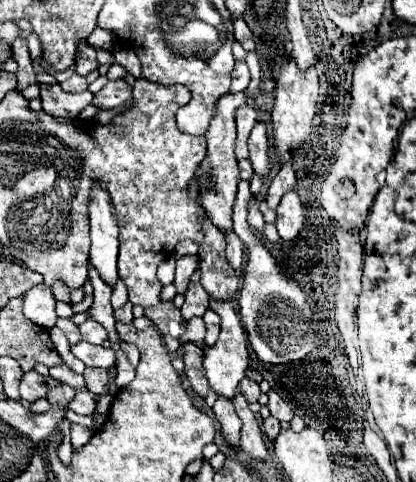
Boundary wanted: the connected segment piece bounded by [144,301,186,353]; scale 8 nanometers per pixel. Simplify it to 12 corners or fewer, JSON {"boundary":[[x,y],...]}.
{"boundary":[[172,301],[144,315],[156,325],[168,351],[180,345],[186,321]]}

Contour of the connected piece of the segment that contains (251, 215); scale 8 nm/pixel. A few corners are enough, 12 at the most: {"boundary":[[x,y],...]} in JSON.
{"boundary":[[258,205],[248,207],[248,223],[262,231],[264,219]]}

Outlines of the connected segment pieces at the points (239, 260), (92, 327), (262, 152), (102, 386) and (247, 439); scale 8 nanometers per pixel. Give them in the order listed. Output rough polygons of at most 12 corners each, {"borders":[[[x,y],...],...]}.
{"borders":[[[226,235],[226,257],[234,269],[244,264],[244,243],[234,235]],[[88,319],[80,325],[84,341],[102,345],[108,339],[106,329]],[[256,123],[248,137],[254,173],[270,175],[270,143],[264,123]],[[84,369],[86,389],[102,395],[108,385],[106,369]],[[238,393],[234,409],[242,419],[240,447],[248,461],[266,461],[268,449],[254,413]]]}

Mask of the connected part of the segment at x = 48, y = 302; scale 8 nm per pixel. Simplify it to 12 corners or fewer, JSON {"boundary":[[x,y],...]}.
{"boundary":[[44,283],[24,293],[24,315],[50,329],[56,299]]}

